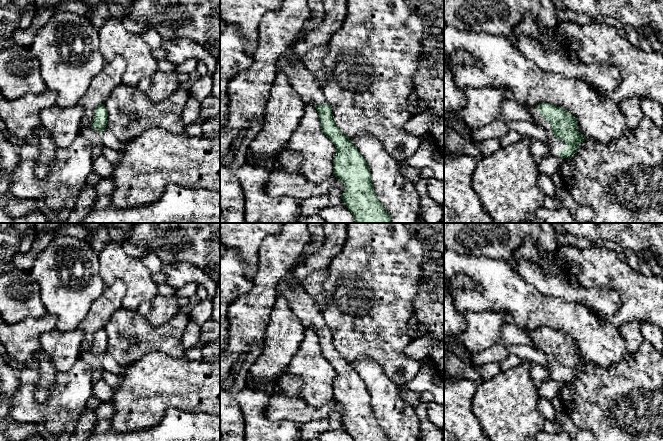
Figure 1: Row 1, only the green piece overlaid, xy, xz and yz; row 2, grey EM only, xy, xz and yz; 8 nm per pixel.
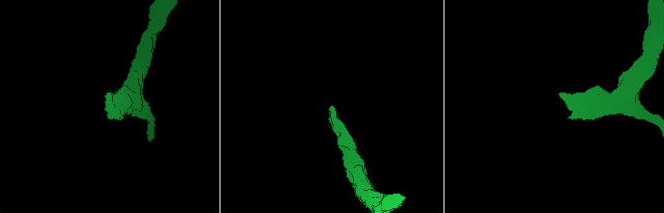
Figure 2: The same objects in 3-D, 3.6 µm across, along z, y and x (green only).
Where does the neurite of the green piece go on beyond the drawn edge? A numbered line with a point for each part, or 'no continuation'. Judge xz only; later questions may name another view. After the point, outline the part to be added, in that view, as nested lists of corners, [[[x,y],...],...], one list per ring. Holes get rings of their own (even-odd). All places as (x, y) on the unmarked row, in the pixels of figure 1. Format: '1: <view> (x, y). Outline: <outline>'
1: xz (300, 302). Outline: [[[292,272],[278,283],[276,297],[279,296],[283,296],[288,301],[291,311],[306,329],[316,330],[326,326],[322,311],[302,285],[296,281]]]

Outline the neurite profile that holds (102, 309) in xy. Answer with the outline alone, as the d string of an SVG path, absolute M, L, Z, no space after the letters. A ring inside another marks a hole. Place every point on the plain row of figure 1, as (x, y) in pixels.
M116 280L111 286L106 286L102 295L92 303L87 316L78 326L84 333L81 351L91 351L95 332L104 328L113 314L123 307L126 290L125 283Z

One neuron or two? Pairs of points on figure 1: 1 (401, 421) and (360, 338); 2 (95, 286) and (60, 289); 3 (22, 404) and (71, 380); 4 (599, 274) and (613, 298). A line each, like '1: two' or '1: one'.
1: two
2: one
3: one
4: two

